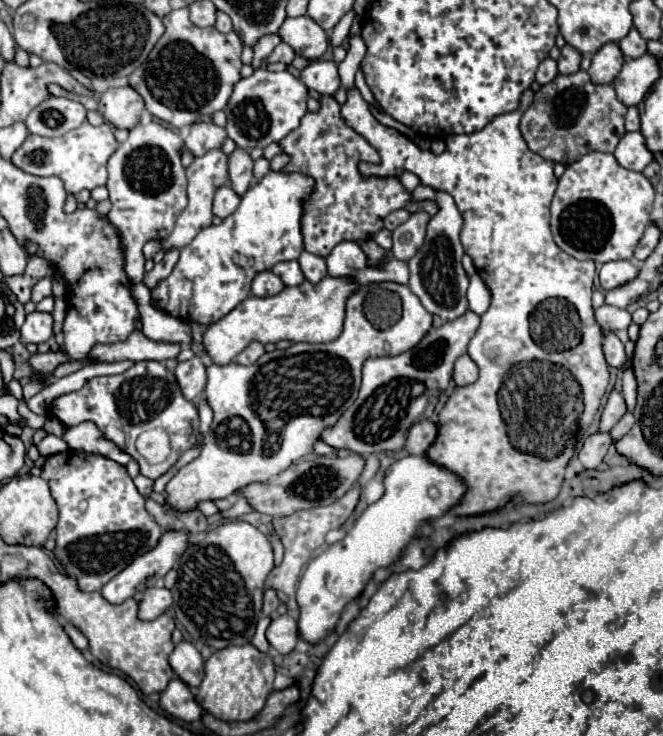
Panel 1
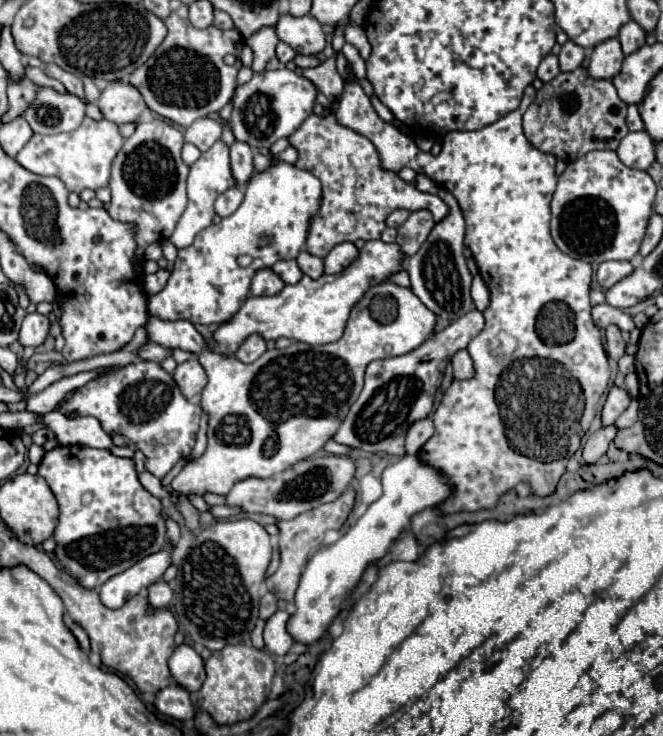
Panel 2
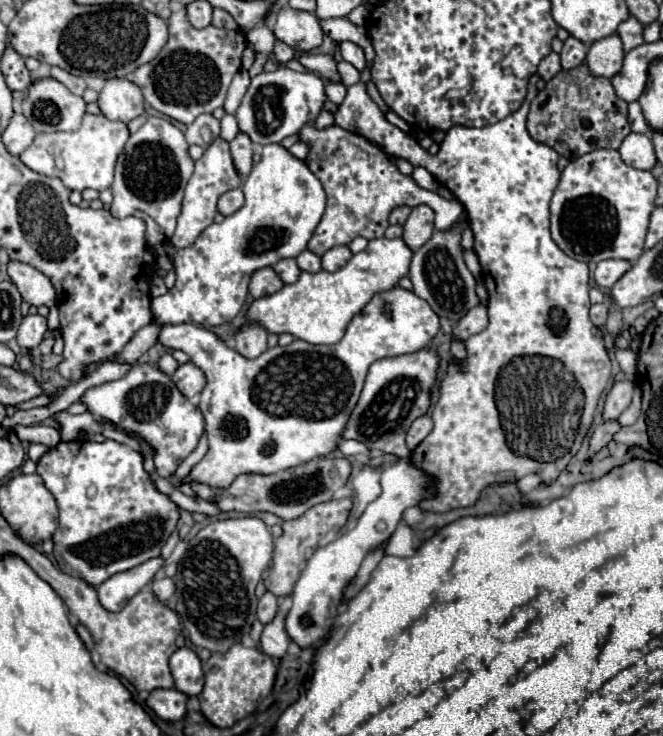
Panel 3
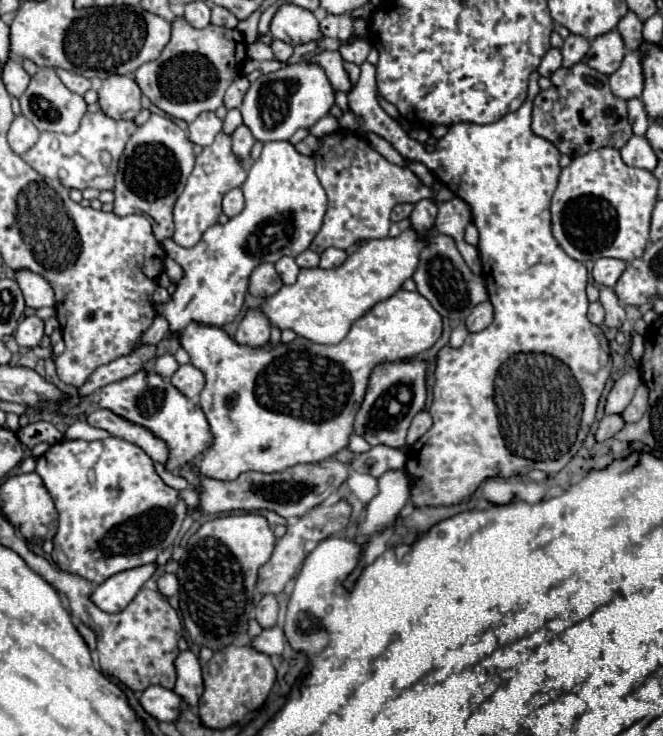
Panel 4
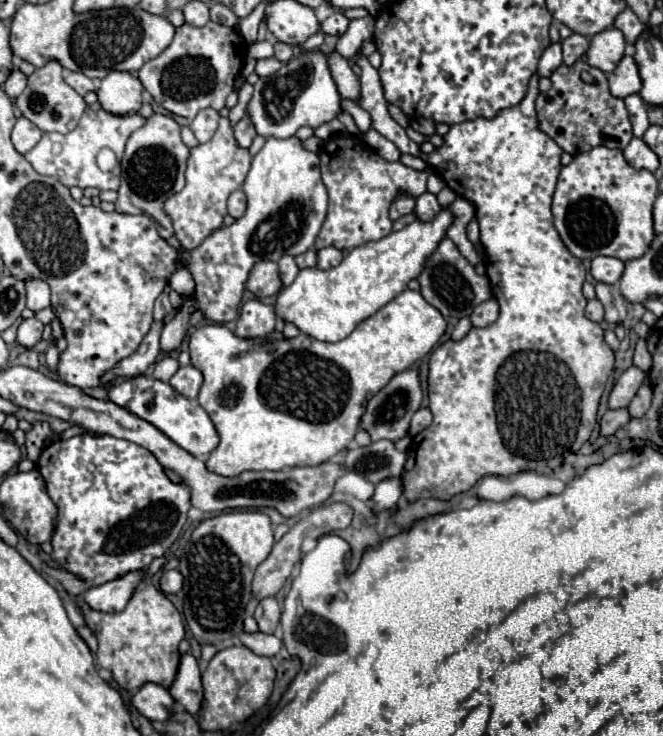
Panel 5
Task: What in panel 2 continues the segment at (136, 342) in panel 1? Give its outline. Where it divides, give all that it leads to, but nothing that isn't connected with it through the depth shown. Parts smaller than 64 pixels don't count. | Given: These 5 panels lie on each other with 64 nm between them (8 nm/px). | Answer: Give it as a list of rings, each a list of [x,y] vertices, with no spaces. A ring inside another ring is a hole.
[[[148,342],[146,346],[142,346],[142,348],[140,348],[138,356],[140,356],[142,360],[158,360],[158,362],[160,362],[160,360],[164,360],[164,358],[172,356],[172,350],[162,348],[162,346],[154,344],[154,342]]]

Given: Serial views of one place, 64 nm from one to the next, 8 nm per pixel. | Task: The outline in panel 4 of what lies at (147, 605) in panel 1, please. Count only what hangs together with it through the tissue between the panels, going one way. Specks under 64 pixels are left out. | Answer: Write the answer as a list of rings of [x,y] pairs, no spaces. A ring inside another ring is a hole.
[[[164,574],[164,576],[160,576],[158,578],[158,590],[166,598],[174,596],[178,592],[178,578],[176,578],[176,574]]]

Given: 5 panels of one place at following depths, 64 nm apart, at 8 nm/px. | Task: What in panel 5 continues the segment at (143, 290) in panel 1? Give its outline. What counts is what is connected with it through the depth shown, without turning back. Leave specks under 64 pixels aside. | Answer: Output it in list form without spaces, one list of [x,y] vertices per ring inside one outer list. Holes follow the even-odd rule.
[[[404,290],[398,294],[374,316],[360,322],[348,338],[336,344],[312,340],[304,334],[302,338],[296,336],[284,340],[282,332],[270,332],[264,340],[248,340],[236,336],[224,324],[206,324],[198,328],[190,336],[192,364],[204,374],[198,402],[208,412],[220,434],[218,448],[206,460],[208,470],[220,476],[238,476],[246,470],[316,466],[330,460],[352,444],[368,398],[380,392],[380,388],[384,388],[392,376],[408,370],[416,360],[424,358],[436,346],[444,330],[446,320],[442,314],[432,304],[428,304],[420,292],[414,290]]]

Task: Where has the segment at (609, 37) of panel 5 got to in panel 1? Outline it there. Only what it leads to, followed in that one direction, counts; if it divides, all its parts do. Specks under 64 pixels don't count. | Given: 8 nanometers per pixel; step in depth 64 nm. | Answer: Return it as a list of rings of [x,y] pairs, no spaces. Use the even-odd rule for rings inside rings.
[[[616,42],[604,44],[594,56],[588,74],[594,84],[612,84],[624,64],[624,54]]]

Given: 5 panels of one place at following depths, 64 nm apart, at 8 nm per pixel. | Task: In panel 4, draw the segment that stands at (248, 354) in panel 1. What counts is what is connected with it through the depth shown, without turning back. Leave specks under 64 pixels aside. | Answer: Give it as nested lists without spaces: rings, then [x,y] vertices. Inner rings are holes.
[[[250,308],[246,316],[240,320],[234,338],[238,344],[260,348],[268,342],[270,328],[272,324],[268,324],[268,318],[264,316],[264,312],[260,312],[260,308]]]

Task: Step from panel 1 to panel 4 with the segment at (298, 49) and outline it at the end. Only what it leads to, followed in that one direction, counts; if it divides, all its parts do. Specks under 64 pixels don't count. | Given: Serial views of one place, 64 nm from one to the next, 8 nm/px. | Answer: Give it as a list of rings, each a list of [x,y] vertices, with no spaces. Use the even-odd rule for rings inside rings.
[[[284,2],[276,10],[276,14],[270,22],[270,32],[274,38],[278,38],[286,44],[292,44],[292,46],[322,38],[316,16],[312,12],[308,12],[306,8],[300,8],[290,2]]]

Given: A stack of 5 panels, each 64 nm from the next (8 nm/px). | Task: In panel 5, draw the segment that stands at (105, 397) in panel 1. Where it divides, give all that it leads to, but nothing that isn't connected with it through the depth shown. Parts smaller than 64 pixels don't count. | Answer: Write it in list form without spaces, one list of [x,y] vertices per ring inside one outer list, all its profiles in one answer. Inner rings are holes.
[[[138,376],[134,380],[120,382],[110,388],[110,400],[122,408],[128,408],[136,416],[148,420],[158,430],[162,430],[170,440],[174,440],[178,446],[182,446],[184,450],[188,450],[190,454],[194,454],[198,458],[210,454],[220,442],[220,436],[218,436],[208,412],[204,412],[204,408],[198,404],[198,400],[190,400],[190,398],[176,394],[170,384],[164,384],[160,380],[154,380],[148,376]]]

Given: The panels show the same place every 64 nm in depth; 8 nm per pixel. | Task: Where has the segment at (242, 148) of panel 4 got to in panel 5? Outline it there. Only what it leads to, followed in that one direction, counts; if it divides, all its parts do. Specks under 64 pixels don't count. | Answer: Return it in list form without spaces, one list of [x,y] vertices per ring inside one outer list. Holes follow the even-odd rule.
[[[244,114],[244,118],[236,122],[236,126],[234,126],[234,136],[236,136],[236,140],[238,140],[238,144],[240,144],[242,148],[248,148],[248,146],[252,144],[252,140],[254,140],[254,136],[256,136],[256,130],[252,128],[252,118],[250,118],[248,114]]]

